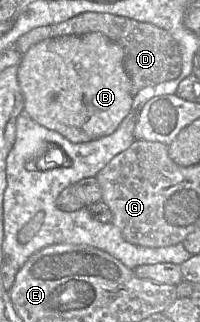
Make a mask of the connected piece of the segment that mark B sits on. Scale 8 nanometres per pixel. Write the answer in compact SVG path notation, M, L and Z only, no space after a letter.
M100 32L49 38L33 45L22 55L17 78L24 97L23 112L73 143L89 142L114 133L129 113L137 93L124 68L123 48Z

